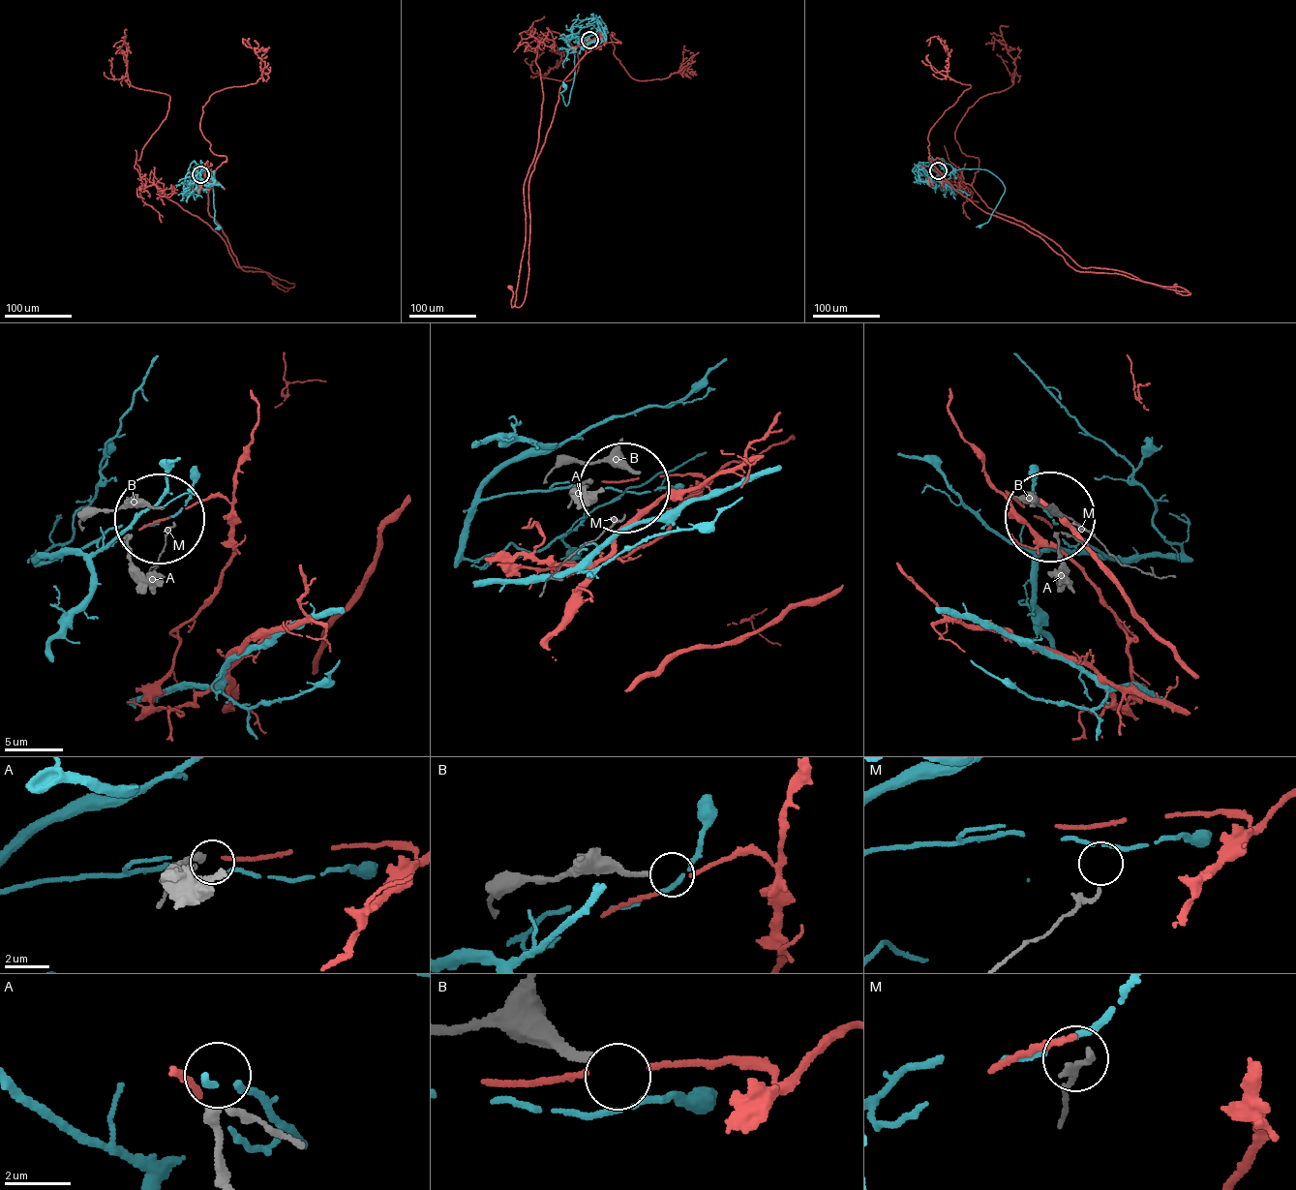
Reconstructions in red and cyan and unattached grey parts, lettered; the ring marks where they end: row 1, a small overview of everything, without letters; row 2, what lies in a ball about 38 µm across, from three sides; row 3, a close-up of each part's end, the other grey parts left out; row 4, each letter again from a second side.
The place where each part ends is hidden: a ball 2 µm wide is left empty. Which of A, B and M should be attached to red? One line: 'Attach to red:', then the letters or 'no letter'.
Attach to red: no letter

